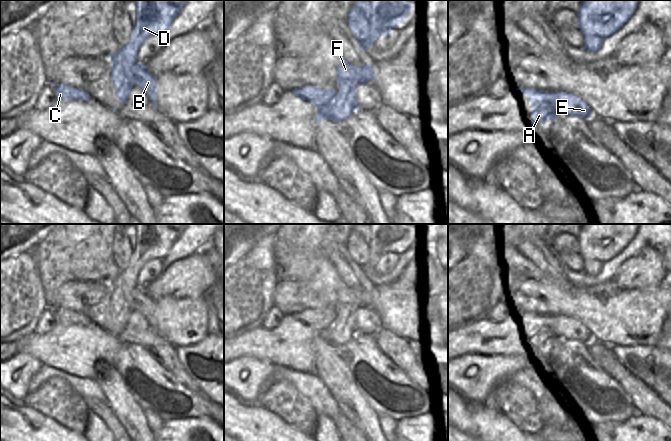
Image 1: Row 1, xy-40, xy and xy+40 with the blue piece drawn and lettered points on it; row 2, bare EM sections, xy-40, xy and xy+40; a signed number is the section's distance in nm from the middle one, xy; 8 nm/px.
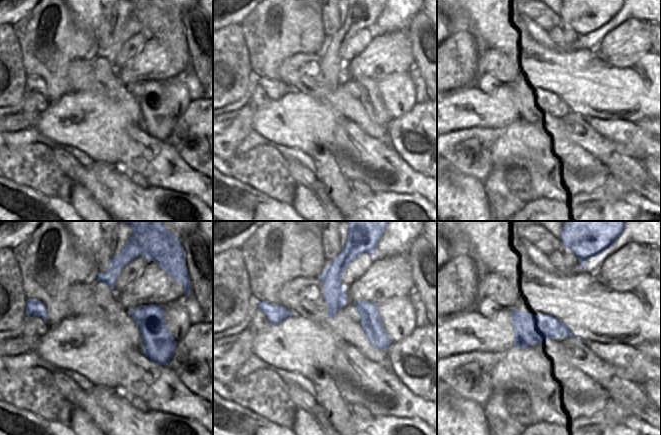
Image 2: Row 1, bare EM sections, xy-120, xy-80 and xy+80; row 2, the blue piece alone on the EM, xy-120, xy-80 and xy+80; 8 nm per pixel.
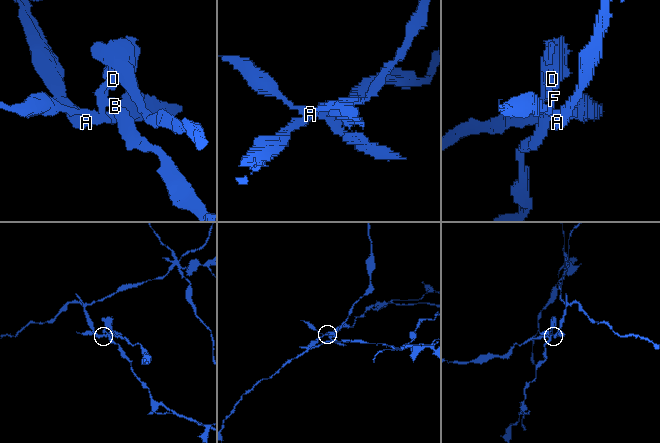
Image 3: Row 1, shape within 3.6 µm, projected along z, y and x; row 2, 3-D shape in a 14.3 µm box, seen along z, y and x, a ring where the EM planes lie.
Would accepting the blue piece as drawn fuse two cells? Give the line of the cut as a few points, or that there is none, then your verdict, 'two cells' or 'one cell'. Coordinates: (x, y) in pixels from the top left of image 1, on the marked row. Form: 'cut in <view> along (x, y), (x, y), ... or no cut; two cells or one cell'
cut in xy+40 along (531, 101), (547, 103), (565, 115); two cells

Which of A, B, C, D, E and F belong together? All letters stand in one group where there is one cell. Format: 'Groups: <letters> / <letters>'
Groups: A B D F / C E

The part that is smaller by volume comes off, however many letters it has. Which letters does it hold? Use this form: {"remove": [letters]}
{"remove": ["C", "E"]}

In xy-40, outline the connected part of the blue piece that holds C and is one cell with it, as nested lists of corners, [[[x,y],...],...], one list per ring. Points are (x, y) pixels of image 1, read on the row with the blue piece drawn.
[[[50,82],[55,89],[55,100],[92,100],[87,92],[68,84]]]

